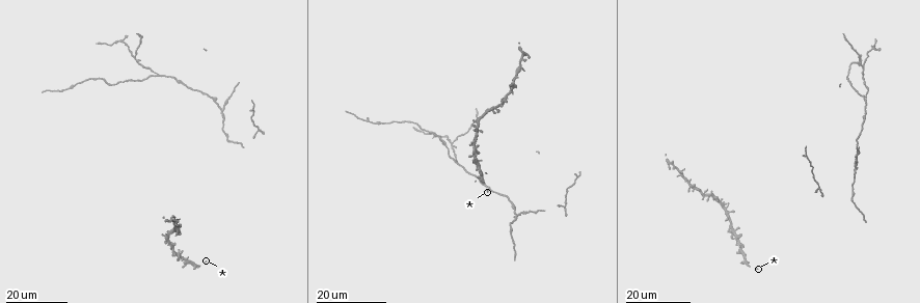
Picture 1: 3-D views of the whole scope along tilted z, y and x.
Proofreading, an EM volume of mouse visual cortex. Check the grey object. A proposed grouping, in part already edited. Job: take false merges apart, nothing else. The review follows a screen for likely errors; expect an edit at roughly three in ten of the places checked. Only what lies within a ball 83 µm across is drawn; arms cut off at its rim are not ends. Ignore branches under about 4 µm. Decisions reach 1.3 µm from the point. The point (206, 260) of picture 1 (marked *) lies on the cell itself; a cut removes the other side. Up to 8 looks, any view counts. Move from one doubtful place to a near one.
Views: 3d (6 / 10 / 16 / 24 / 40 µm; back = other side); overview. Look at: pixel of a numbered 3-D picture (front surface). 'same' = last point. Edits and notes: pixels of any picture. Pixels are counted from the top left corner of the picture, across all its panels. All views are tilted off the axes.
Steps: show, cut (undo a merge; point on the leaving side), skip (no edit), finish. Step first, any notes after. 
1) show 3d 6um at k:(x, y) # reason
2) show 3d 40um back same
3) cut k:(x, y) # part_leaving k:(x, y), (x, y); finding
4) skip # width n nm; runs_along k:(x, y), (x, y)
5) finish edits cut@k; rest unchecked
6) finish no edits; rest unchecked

show 3d 24um at 1:(495, 108) # arms part here

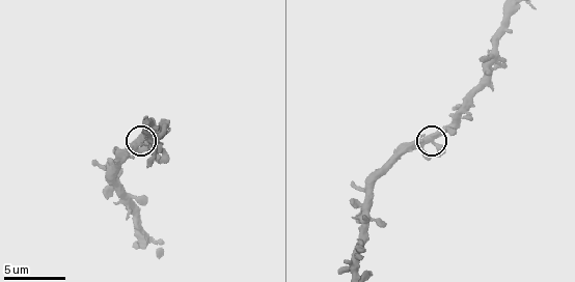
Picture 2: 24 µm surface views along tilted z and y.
show 3d 6um at 2:(433, 140)

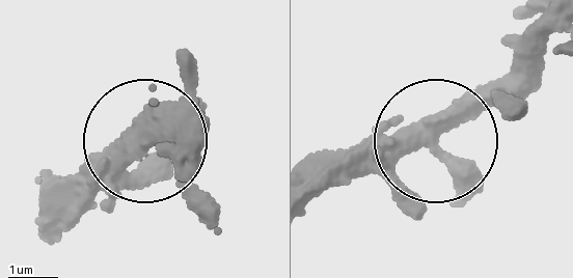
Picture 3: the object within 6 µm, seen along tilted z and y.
skip # side_arm 64 um; one cell here

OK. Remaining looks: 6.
show 3d 16um at 1:(856, 168) # four or more arms meet

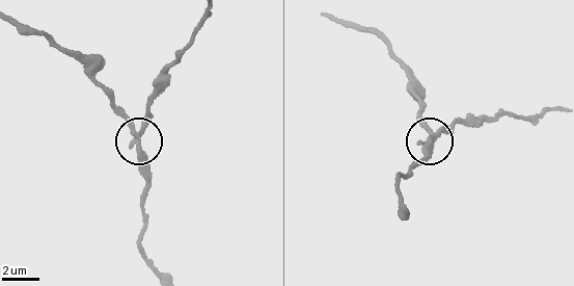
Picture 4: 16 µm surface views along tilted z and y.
show 3d 10um at 4:(139, 133)

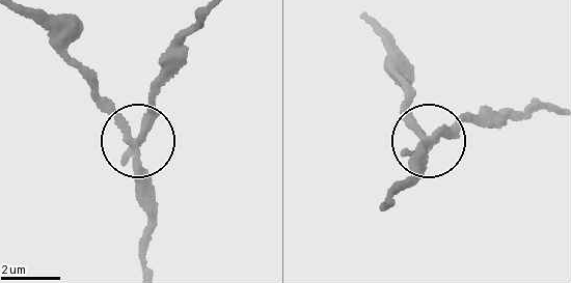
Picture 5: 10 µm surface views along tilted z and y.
show 3d 10um back same

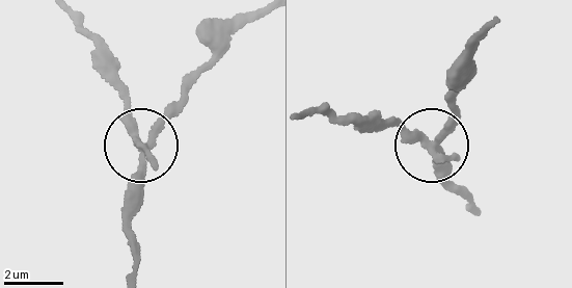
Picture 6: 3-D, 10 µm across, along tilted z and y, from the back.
cut 6:(128, 107) # arms 4; part_leaving 6:(136, 142), (116, 59), (79, 21); two cells meet here

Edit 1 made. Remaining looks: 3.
show overview

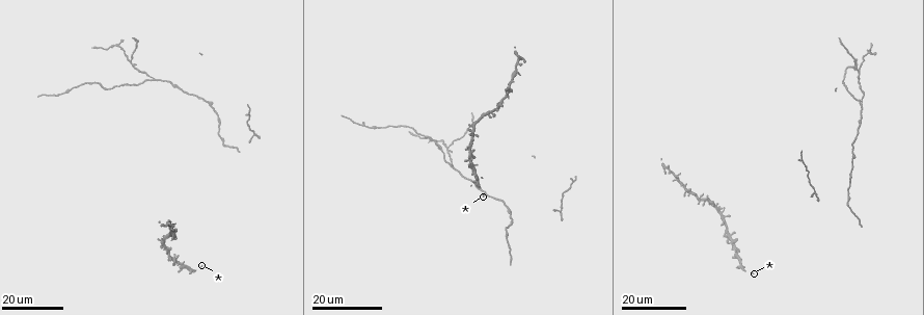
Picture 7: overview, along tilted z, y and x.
show 3d 24um at 7:(862, 105) # side arm on a straight run

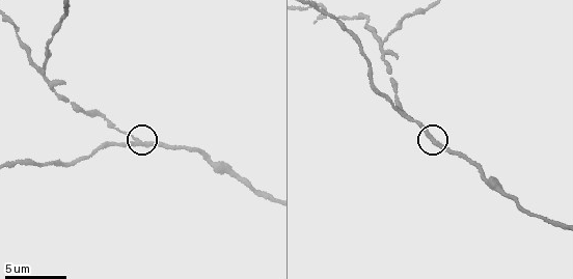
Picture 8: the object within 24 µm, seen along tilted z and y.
show 3d 6um at 8:(427, 135)

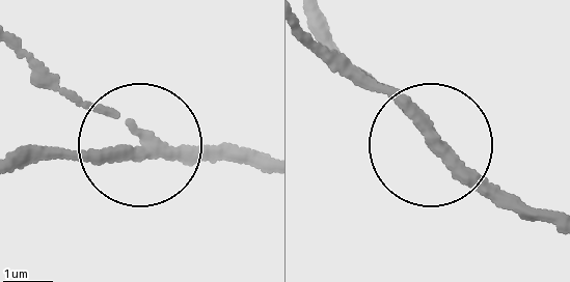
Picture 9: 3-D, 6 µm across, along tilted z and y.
skip # side_arm 30 um; runs_along 9:(264, 153), (158, 149), (33, 66); continuous, no second cell

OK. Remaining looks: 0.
finish edits cut@6; rest unchecked

